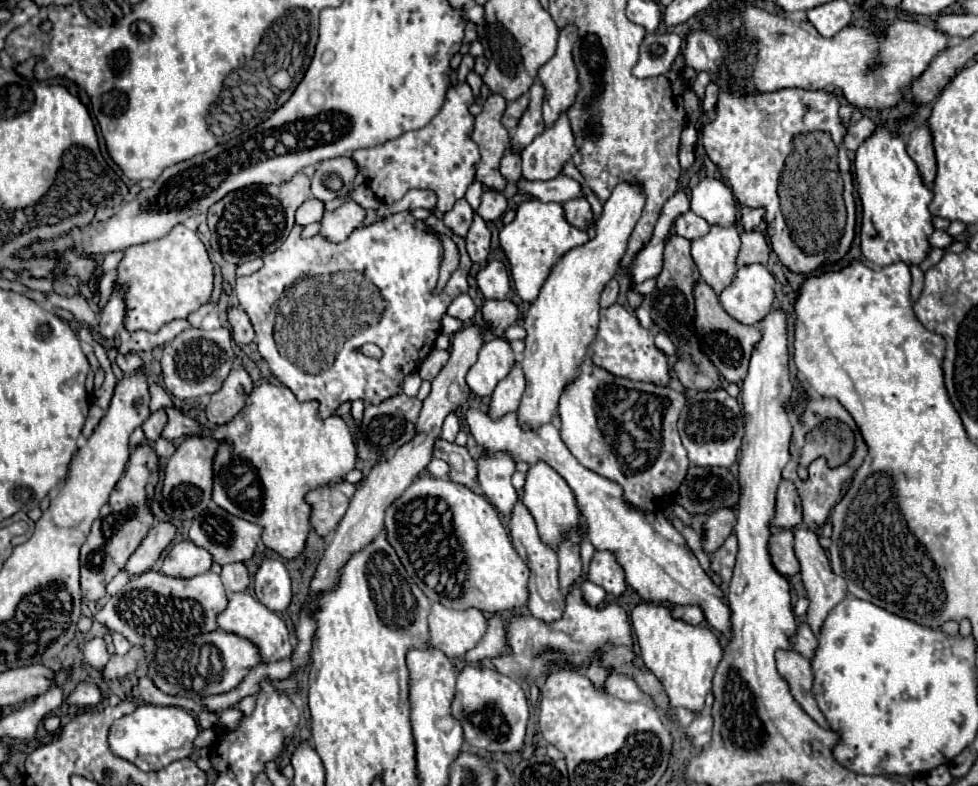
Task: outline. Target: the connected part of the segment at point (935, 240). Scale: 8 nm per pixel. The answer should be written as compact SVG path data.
M935 230L935 232L931 234L929 242L931 242L933 248L947 248L947 246L953 242L953 236L949 236L947 230Z

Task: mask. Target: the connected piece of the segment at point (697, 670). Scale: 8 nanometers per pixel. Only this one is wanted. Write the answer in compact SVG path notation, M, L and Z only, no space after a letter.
M639 602L631 612L631 624L641 646L641 658L663 684L671 706L703 710L705 696L711 692L711 682L717 664L723 658L723 648L717 636L707 626L691 626L683 620L675 620L667 606L651 602Z

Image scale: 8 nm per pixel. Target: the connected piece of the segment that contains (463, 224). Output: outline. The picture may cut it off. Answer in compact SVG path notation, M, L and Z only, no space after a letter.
M461 198L459 202L455 202L453 210L449 210L449 212L443 214L443 222L445 222L445 226L451 228L455 234L465 236L467 230L469 230L469 226L471 226L471 222L473 222L473 210L471 210L471 206L467 204L467 200Z

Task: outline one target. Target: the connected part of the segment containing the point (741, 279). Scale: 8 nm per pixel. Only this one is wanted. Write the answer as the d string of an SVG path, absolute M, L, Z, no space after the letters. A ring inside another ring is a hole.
M751 264L737 270L735 282L719 296L721 306L729 316L745 326L759 324L773 308L775 302L775 278L761 266Z

